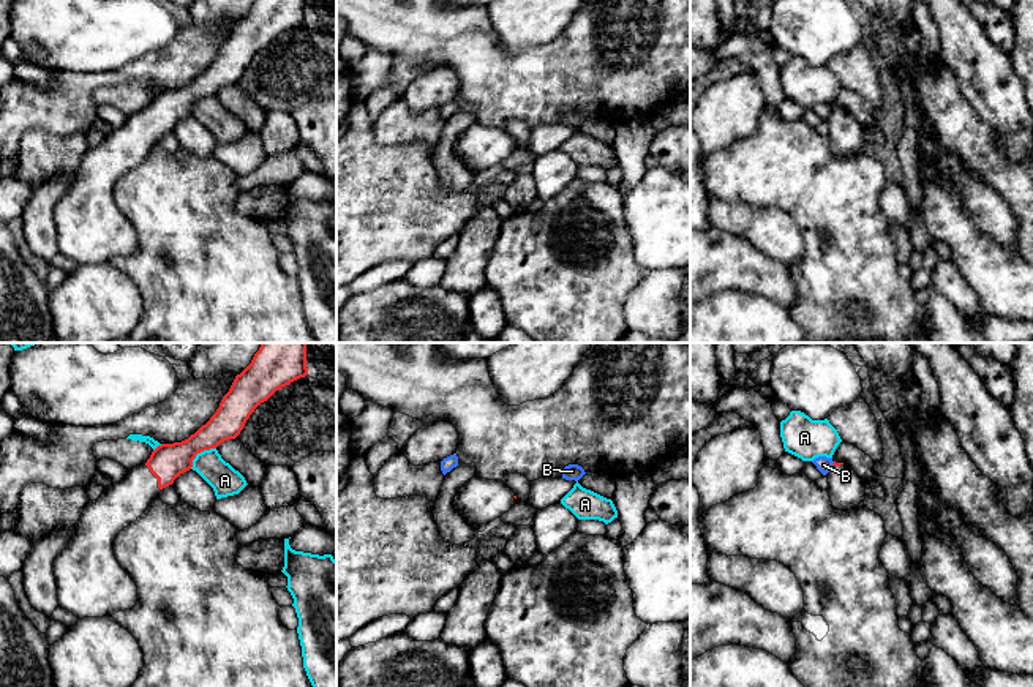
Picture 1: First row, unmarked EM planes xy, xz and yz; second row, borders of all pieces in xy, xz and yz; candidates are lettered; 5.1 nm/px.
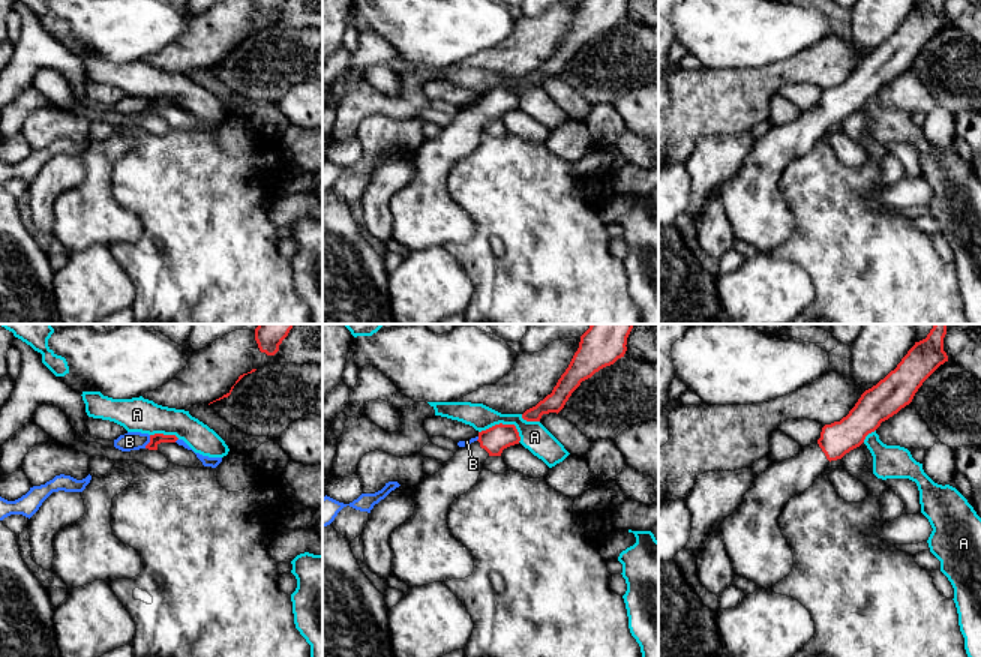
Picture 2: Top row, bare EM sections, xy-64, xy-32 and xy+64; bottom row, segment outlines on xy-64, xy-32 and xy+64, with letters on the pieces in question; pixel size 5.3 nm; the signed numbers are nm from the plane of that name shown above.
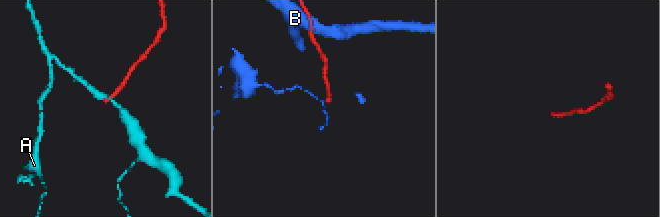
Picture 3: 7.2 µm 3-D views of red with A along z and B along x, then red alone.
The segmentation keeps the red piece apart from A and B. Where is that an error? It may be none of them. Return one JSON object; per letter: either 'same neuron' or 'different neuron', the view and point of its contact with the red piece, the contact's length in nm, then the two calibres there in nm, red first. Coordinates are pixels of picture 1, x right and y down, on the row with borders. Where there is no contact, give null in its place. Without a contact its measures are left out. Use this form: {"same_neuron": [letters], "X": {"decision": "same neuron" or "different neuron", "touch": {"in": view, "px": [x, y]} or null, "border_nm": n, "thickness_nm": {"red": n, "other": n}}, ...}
{"same_neuron": [], "A": {"decision": "different neuron", "touch": {"in": "xy", "px": [199, 452]}, "border_nm": 170, "thickness_nm": {"red": 180, "other": 150}}, "B": {"decision": "different neuron", "touch": {"in": "yz", "px": [834, 463]}, "border_nm": 30, "thickness_nm": {"red": 20, "other": 80}}}

